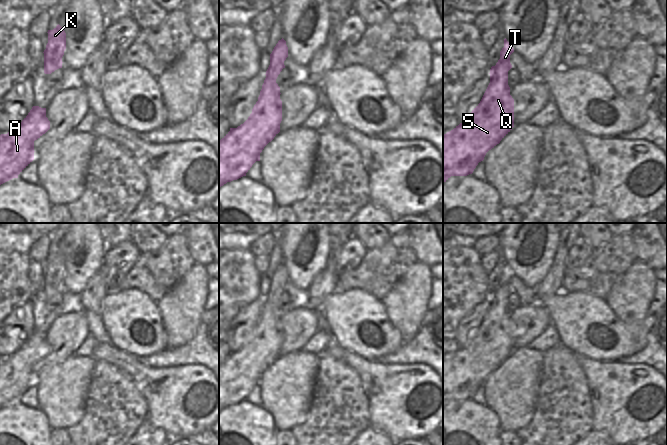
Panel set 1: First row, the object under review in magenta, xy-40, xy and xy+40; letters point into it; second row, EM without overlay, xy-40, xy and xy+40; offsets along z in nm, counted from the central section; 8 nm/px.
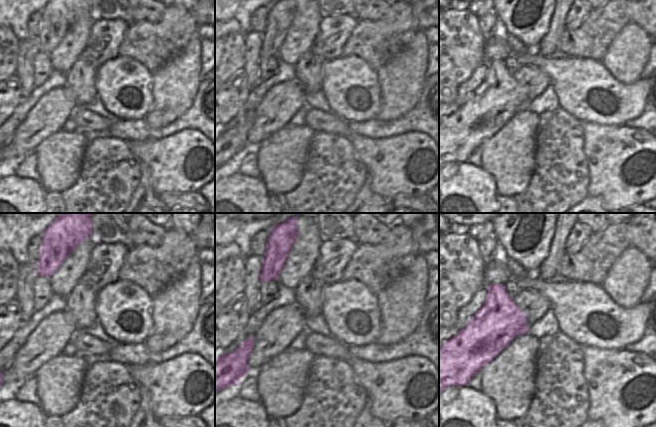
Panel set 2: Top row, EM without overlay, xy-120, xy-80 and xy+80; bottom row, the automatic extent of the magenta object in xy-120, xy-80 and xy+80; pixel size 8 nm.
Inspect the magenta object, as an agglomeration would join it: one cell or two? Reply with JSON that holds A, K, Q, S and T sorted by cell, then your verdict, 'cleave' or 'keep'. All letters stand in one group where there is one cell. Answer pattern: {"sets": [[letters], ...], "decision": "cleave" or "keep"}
{"sets": [["A", "K", "Q", "S", "T"]], "decision": "keep"}

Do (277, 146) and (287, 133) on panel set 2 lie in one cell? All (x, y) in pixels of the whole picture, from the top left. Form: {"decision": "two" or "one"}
{"decision": "one"}

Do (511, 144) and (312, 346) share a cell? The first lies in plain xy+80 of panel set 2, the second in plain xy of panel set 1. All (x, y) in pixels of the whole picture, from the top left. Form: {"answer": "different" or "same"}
{"answer": "different"}

